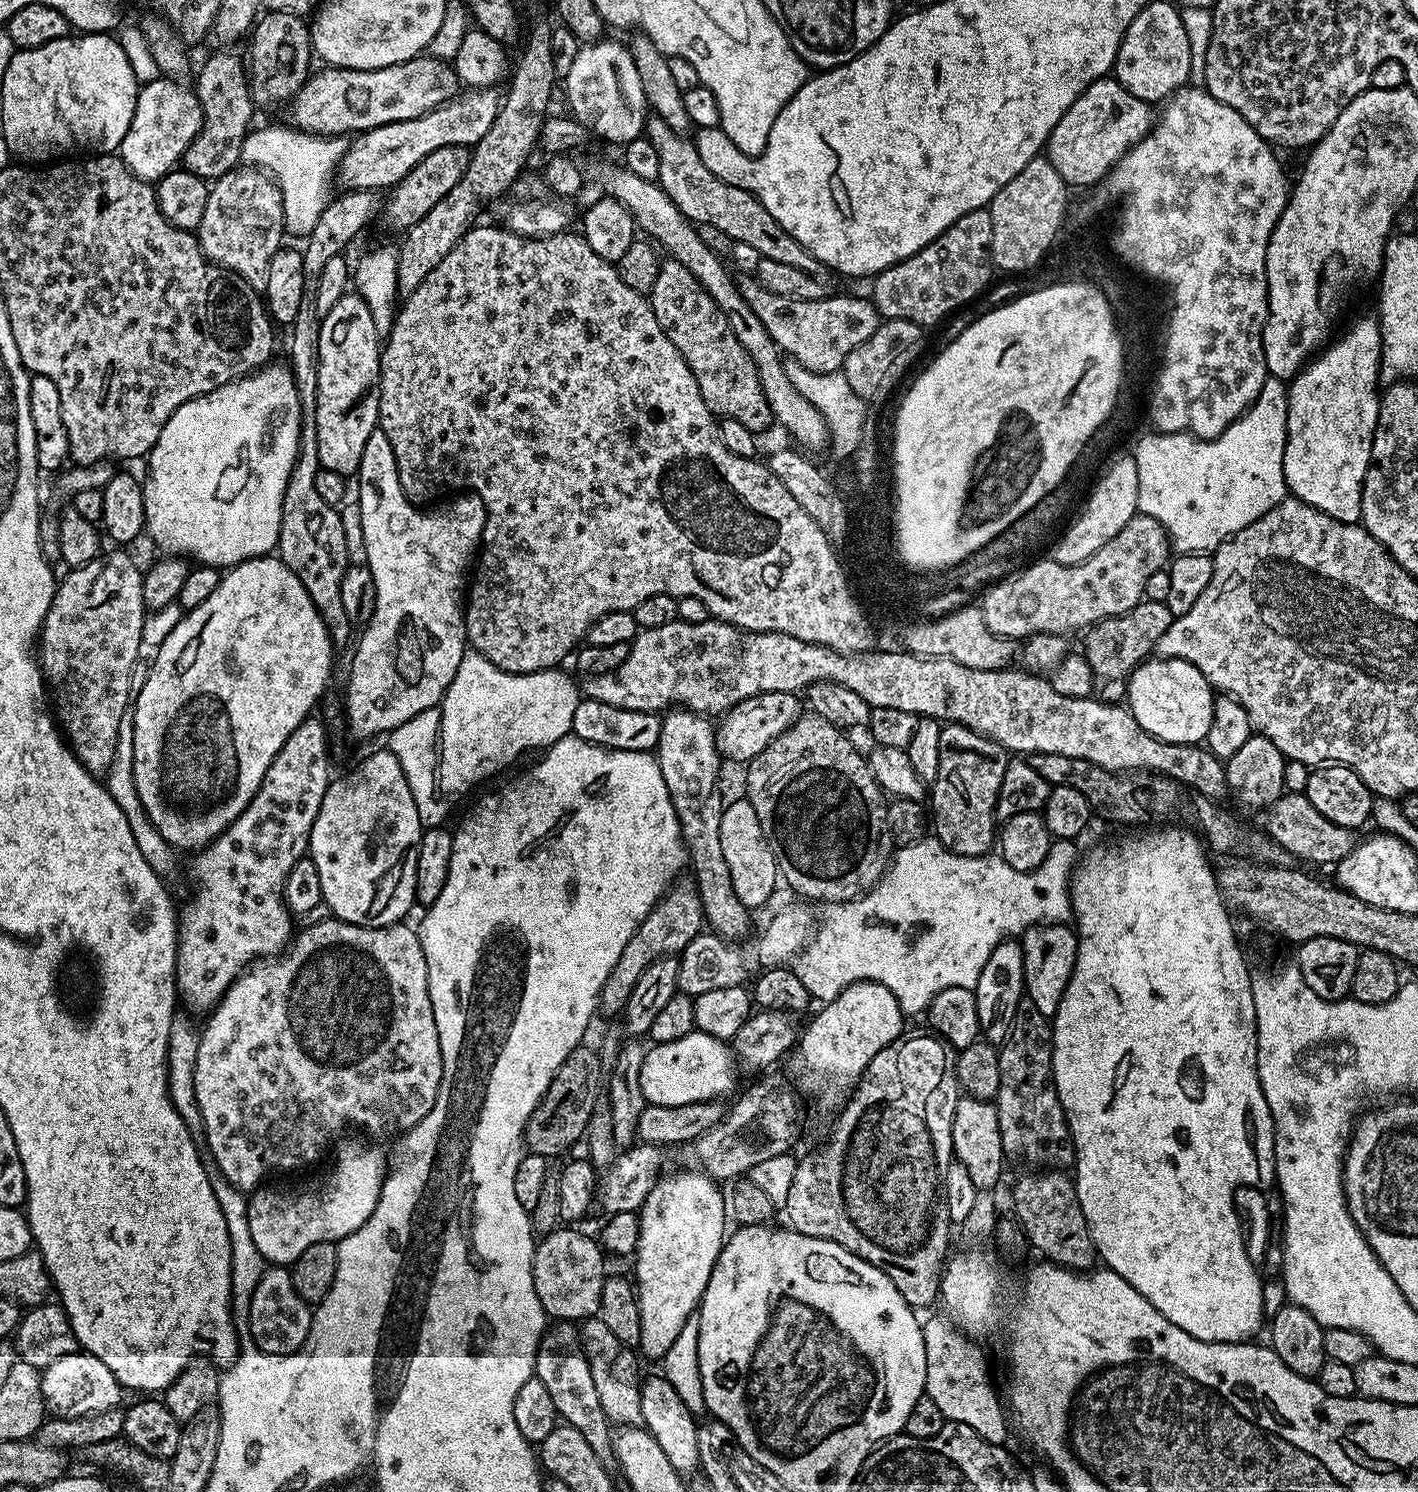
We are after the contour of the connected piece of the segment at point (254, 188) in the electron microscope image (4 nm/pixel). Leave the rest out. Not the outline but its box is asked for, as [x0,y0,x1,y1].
[198,166,285,294]

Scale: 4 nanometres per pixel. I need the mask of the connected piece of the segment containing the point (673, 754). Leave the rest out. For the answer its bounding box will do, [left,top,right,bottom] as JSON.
[654,706,753,942]

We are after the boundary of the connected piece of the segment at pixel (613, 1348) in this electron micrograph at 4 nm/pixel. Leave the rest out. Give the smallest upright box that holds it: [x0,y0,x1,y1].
[579,1318,643,1425]

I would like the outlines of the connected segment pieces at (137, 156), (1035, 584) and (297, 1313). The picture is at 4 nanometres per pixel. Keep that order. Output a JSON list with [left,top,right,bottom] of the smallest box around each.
[[118,78,204,182],[982,515,1170,642],[246,1266,313,1356]]

